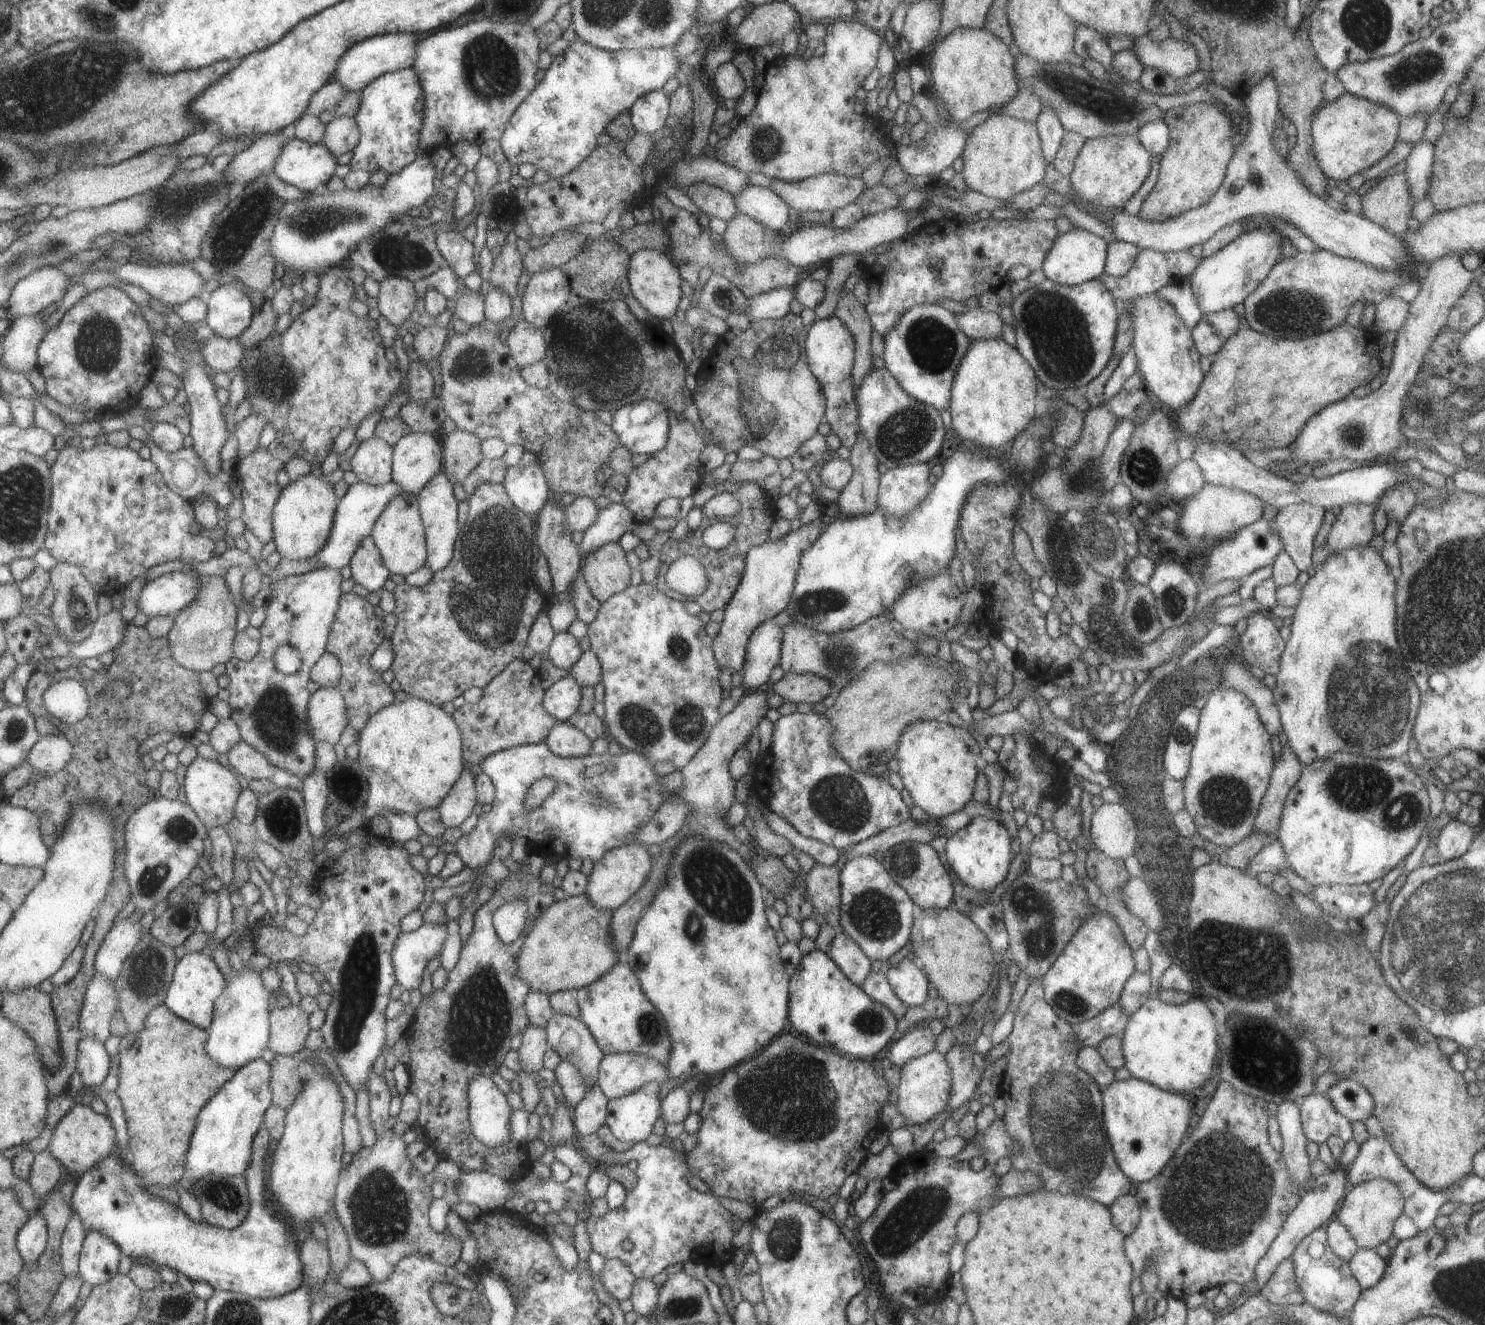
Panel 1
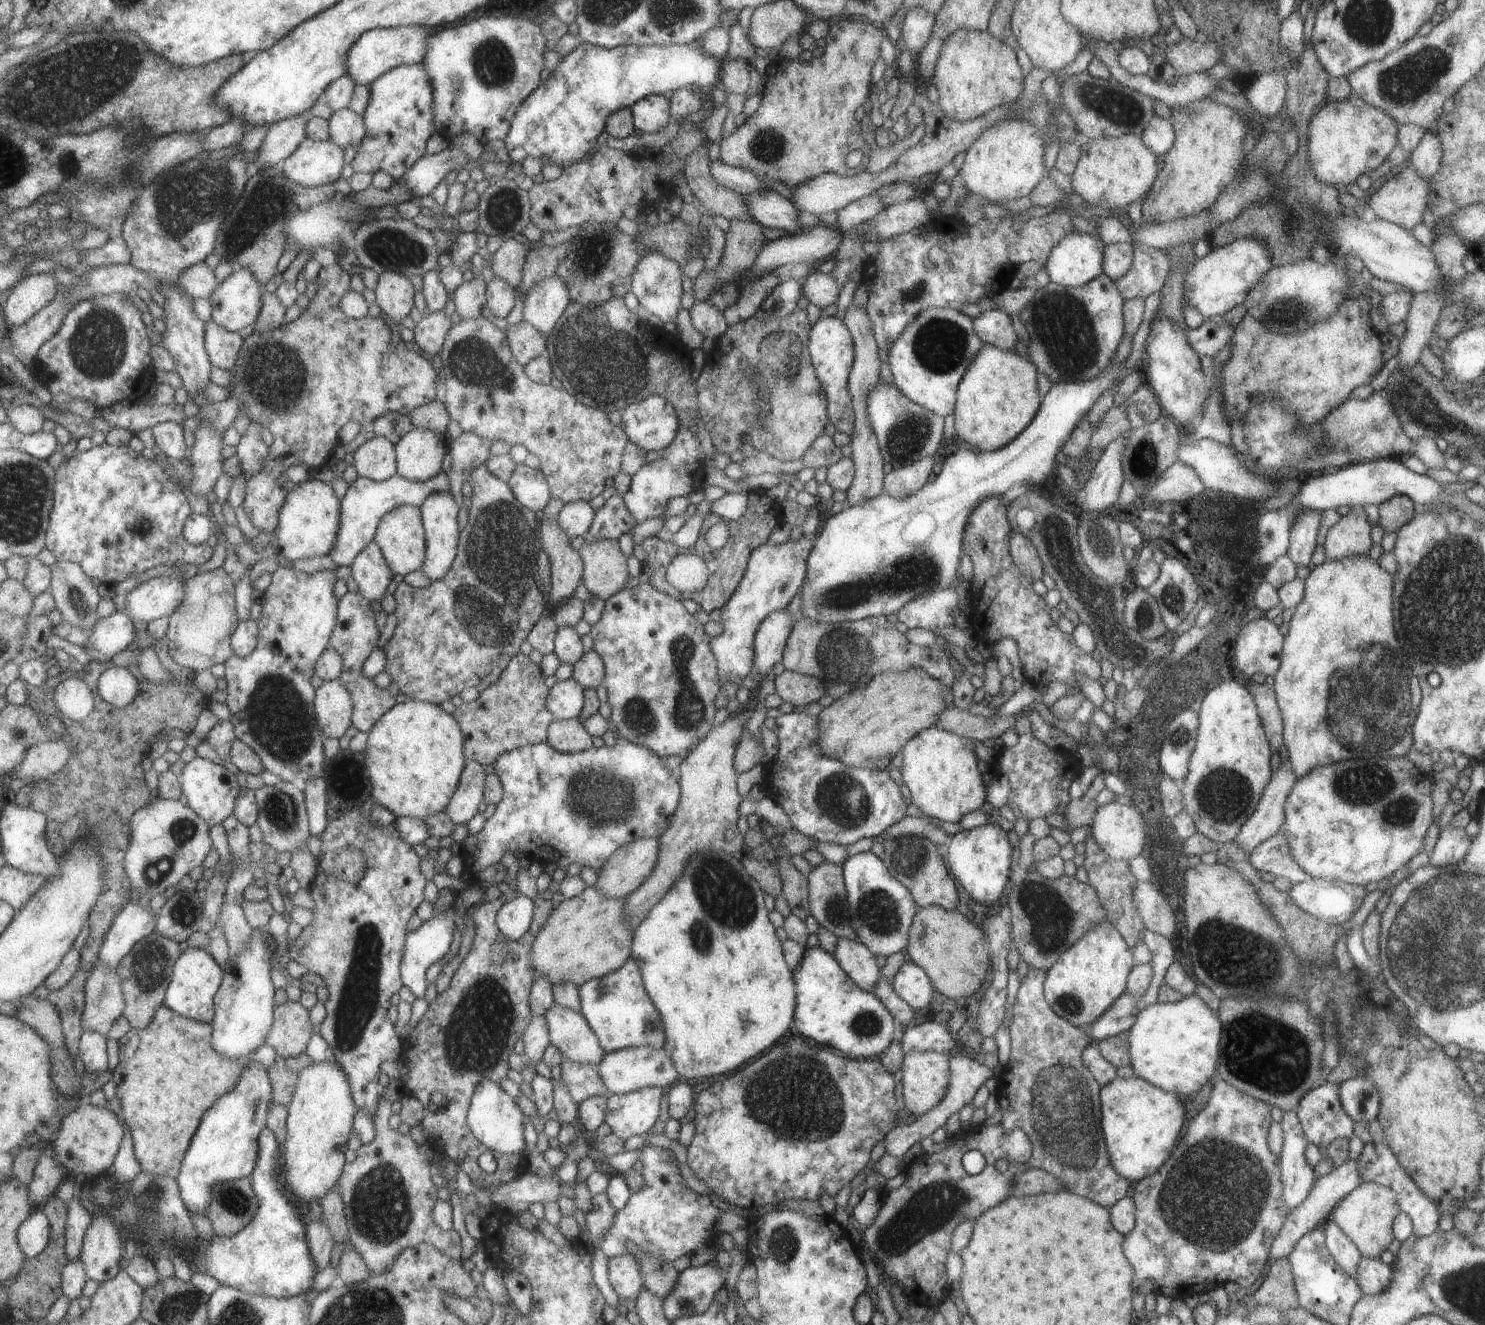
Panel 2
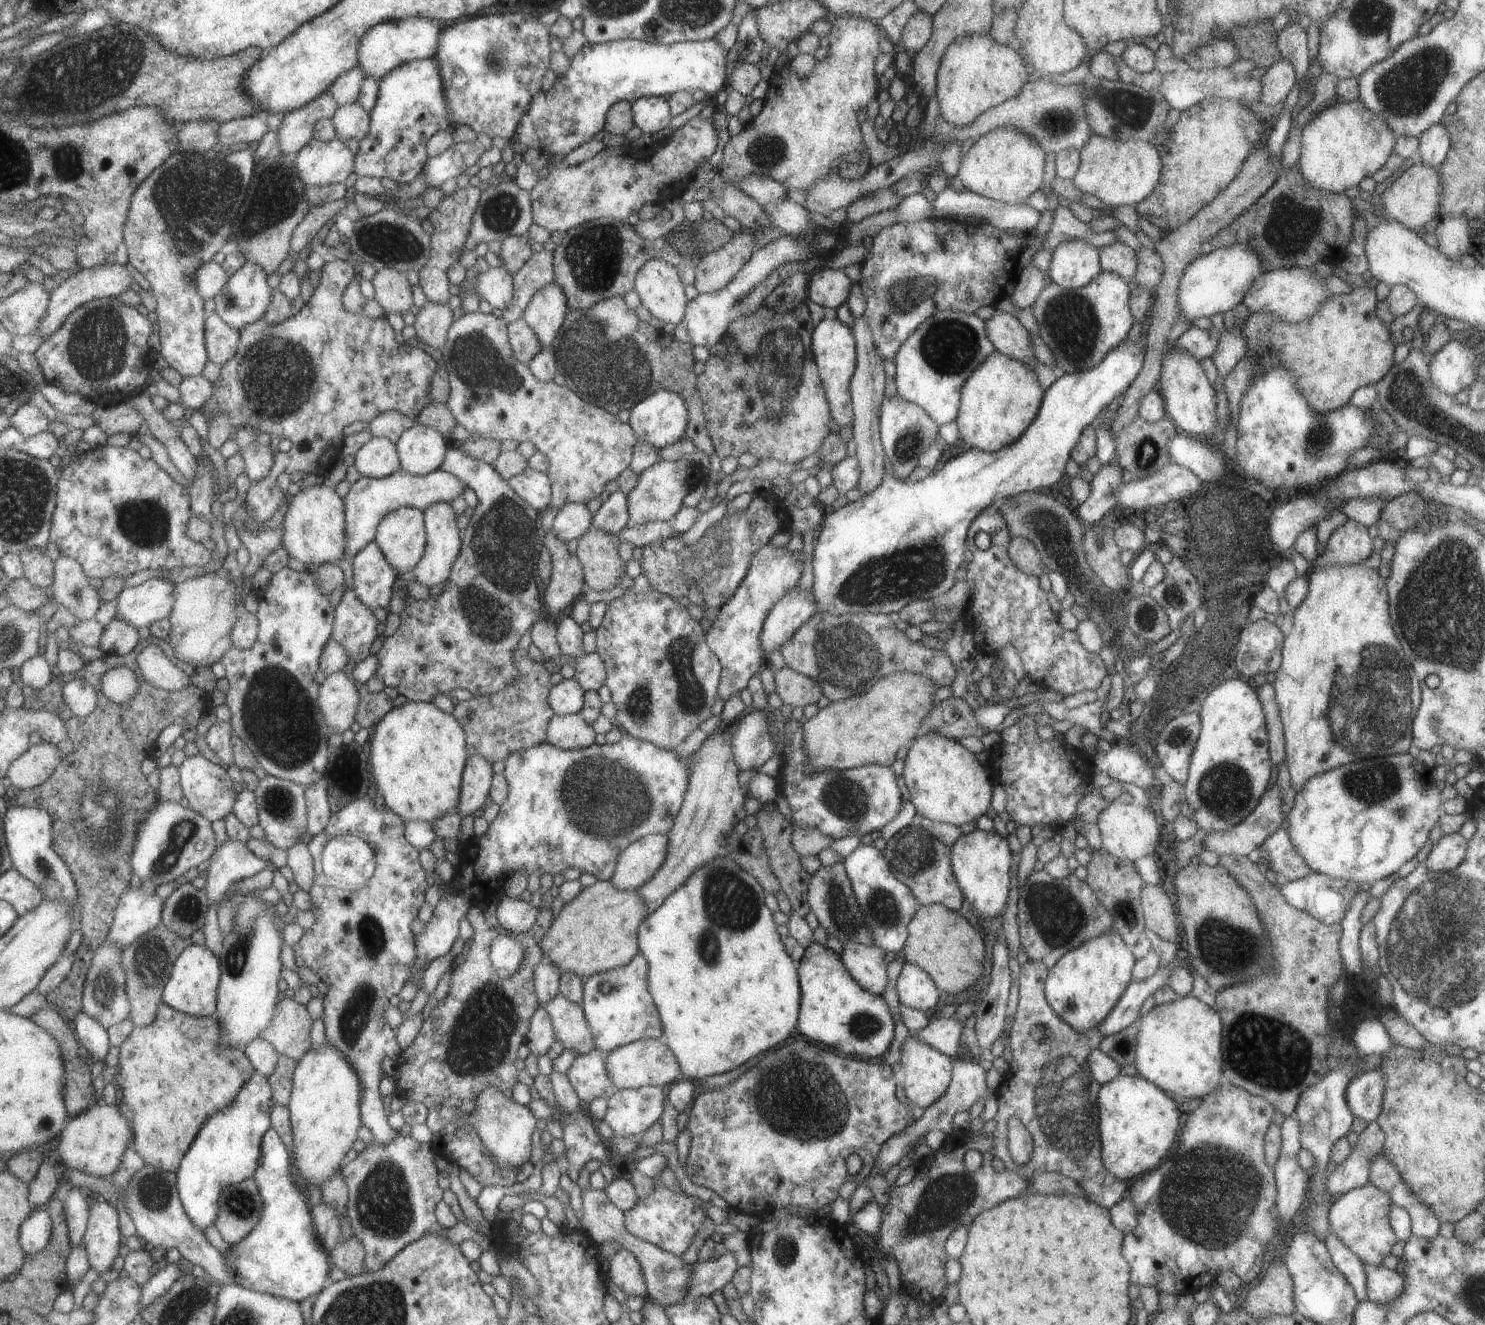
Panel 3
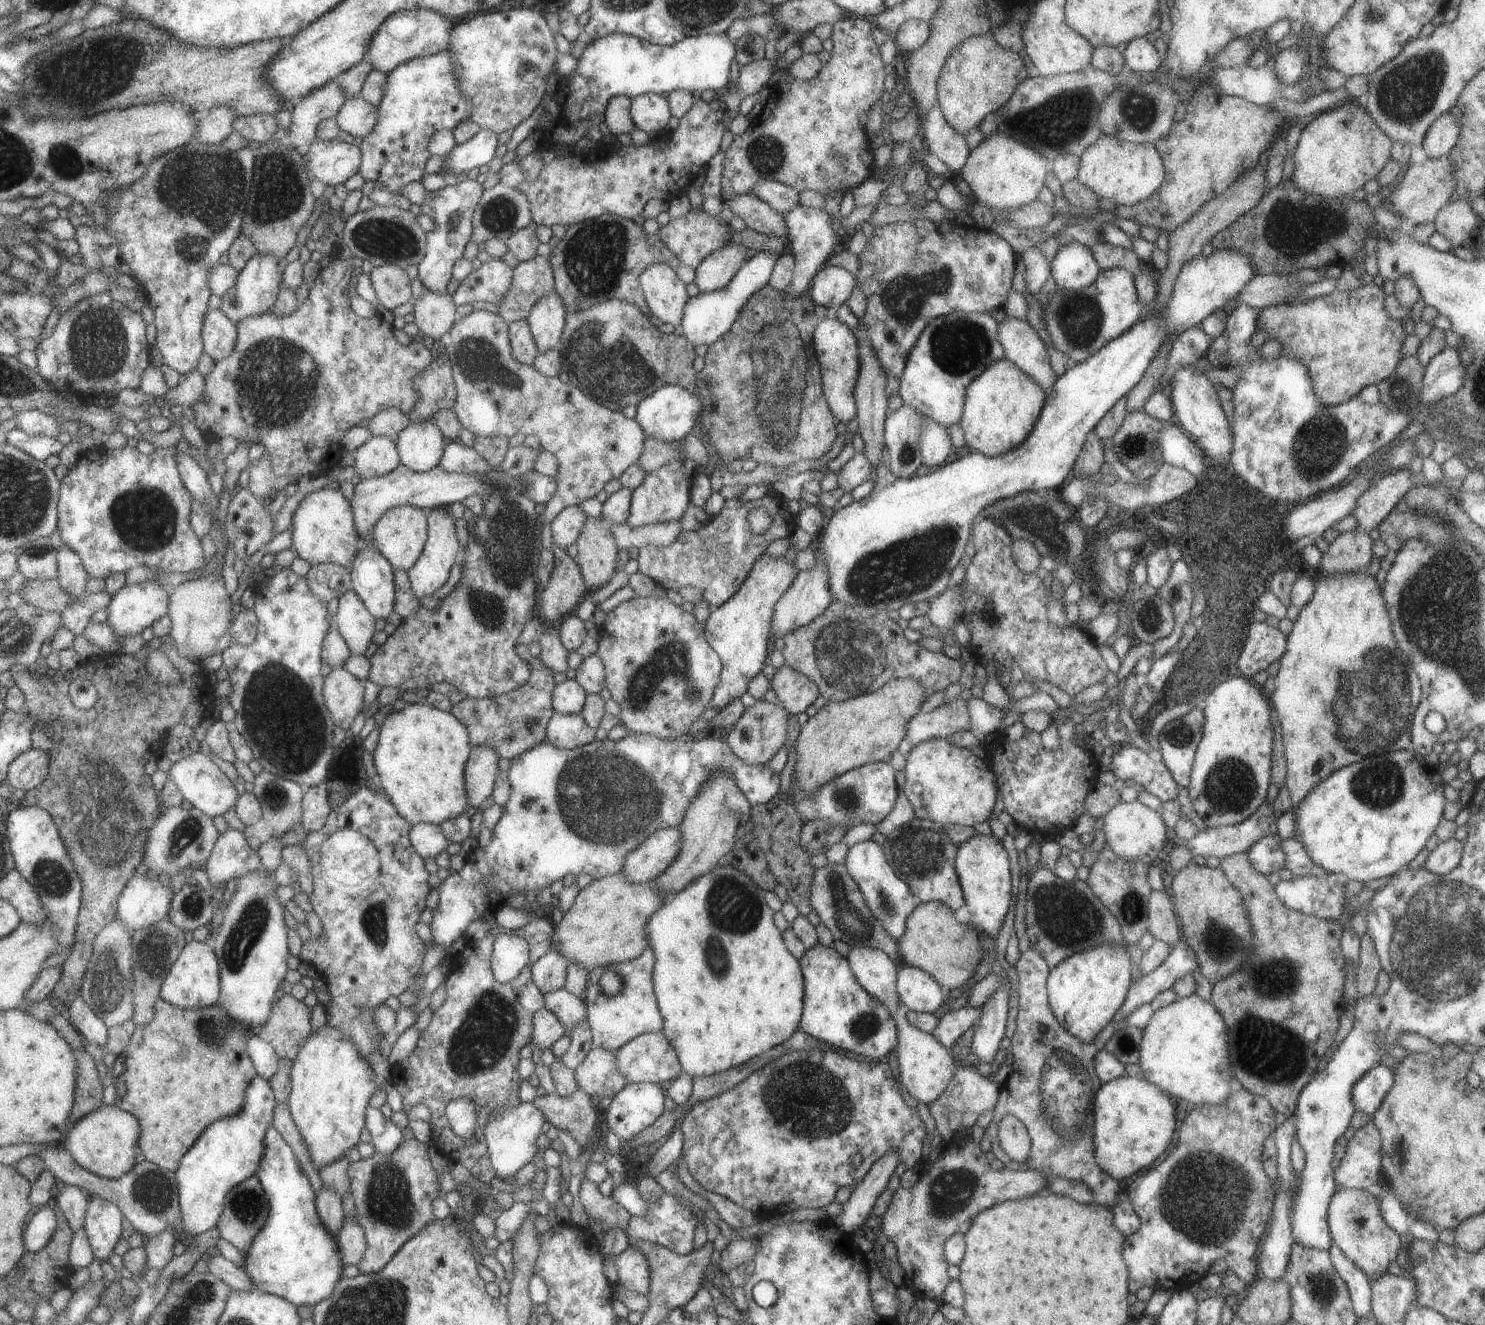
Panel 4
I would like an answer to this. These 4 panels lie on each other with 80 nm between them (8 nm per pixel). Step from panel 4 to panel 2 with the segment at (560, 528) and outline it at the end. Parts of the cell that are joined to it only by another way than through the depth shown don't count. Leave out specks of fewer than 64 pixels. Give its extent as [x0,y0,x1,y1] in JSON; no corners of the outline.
[555,501,594,537]

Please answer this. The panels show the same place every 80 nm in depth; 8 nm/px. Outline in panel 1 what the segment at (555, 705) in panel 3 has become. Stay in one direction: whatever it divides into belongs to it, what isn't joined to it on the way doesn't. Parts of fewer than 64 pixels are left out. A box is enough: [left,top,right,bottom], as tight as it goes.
[542,675,581,722]

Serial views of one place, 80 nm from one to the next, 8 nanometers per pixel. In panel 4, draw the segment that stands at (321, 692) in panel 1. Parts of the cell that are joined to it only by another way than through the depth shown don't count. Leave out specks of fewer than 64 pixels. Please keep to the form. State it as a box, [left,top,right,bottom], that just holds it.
[324,668,365,730]

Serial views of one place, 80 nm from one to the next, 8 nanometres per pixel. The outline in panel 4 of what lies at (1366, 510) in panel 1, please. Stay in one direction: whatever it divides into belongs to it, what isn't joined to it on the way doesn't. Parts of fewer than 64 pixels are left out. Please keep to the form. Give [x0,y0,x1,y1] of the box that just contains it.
[1317,525,1374,574]

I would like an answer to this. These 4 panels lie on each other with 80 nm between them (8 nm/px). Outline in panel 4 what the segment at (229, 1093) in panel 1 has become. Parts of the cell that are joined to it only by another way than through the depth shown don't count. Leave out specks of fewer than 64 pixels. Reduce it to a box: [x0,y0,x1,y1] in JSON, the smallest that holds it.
[145,1075,278,1272]

